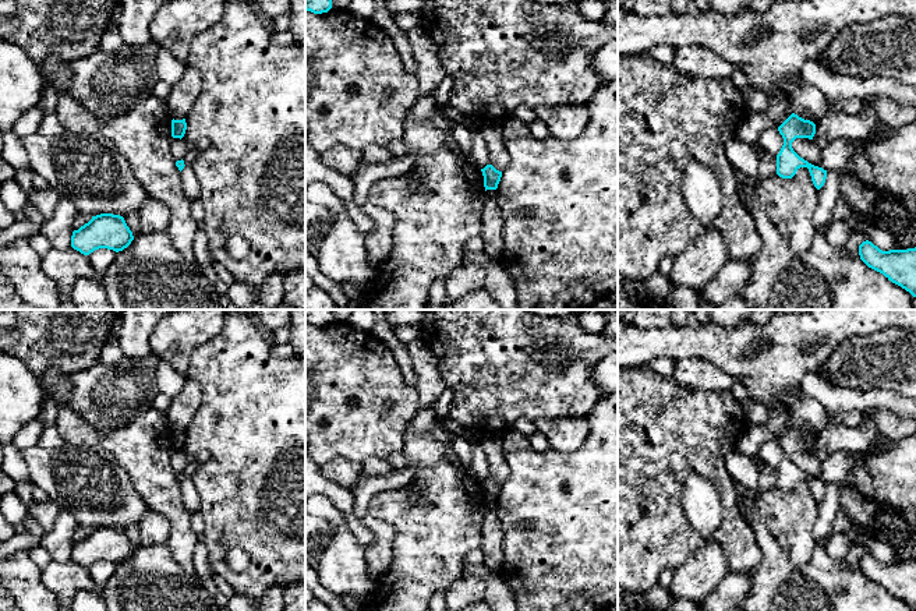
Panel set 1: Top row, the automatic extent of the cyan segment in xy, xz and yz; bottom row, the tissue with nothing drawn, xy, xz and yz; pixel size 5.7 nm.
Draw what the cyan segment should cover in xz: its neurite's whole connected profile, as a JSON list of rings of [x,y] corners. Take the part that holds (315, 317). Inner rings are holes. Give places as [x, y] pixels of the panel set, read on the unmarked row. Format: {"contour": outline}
{"contour": [[[305,310],[305,322],[314,326],[328,325],[332,321],[332,310]]]}

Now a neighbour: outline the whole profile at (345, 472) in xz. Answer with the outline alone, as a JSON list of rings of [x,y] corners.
[[[342,456],[332,458],[326,463],[319,465],[319,467],[326,478],[349,490],[353,490],[360,478],[365,476],[361,463]]]

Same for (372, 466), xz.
[[[369,458],[364,460],[362,470],[365,476],[379,476],[379,474],[389,474],[395,470],[395,467],[388,463],[385,459]]]

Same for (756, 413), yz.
[[[749,399],[743,403],[745,416],[749,424],[763,425],[768,421],[771,410],[760,402]]]

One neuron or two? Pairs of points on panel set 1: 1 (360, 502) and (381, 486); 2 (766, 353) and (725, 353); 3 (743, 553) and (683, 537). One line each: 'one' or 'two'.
1: one
2: one
3: one

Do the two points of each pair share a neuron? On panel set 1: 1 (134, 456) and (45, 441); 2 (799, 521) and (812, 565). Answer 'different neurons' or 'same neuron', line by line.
1: different neurons
2: different neurons

